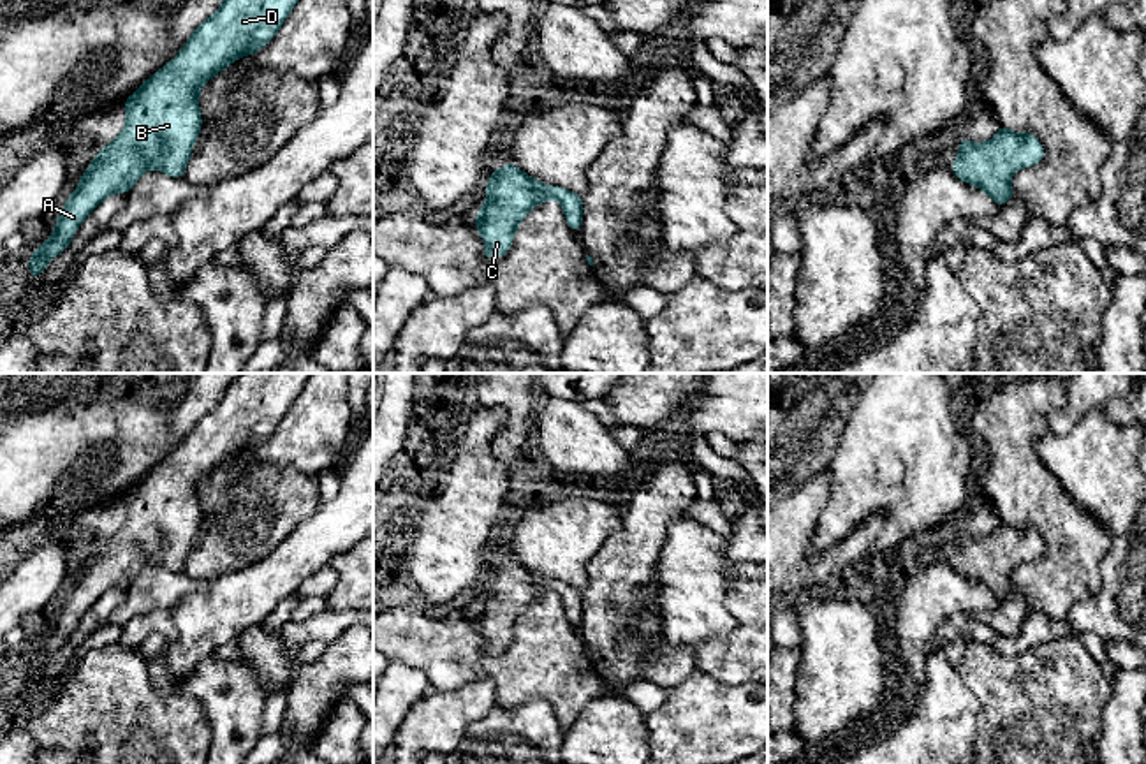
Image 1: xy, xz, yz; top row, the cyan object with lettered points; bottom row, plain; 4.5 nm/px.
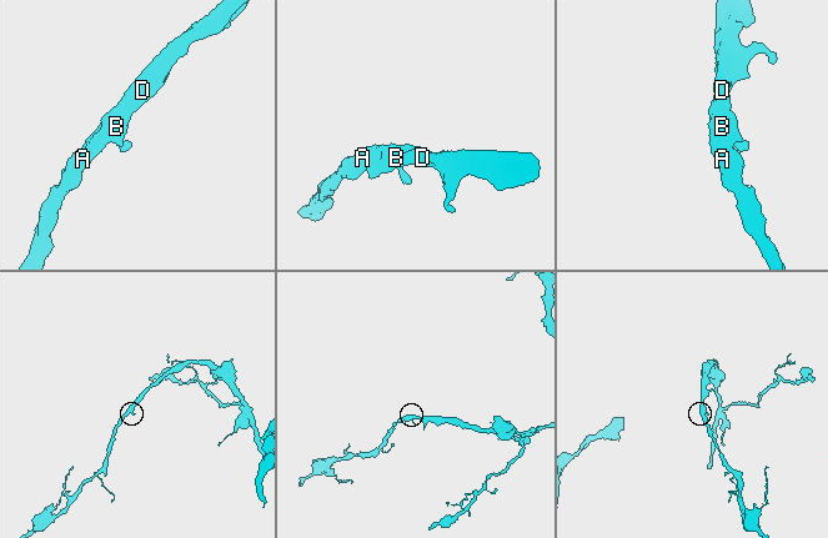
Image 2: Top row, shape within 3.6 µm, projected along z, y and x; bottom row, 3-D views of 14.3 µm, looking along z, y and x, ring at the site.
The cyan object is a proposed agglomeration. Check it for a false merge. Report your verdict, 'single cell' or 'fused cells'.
single cell

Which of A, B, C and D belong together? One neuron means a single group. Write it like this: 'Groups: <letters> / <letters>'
Groups: A B C D

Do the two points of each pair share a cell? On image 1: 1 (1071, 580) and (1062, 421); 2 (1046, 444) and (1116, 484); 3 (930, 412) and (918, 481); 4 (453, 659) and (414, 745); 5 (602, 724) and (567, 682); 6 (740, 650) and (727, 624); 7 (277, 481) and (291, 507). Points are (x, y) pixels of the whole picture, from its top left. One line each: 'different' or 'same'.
1: different
2: same
3: same
4: different
5: different
6: different
7: same

